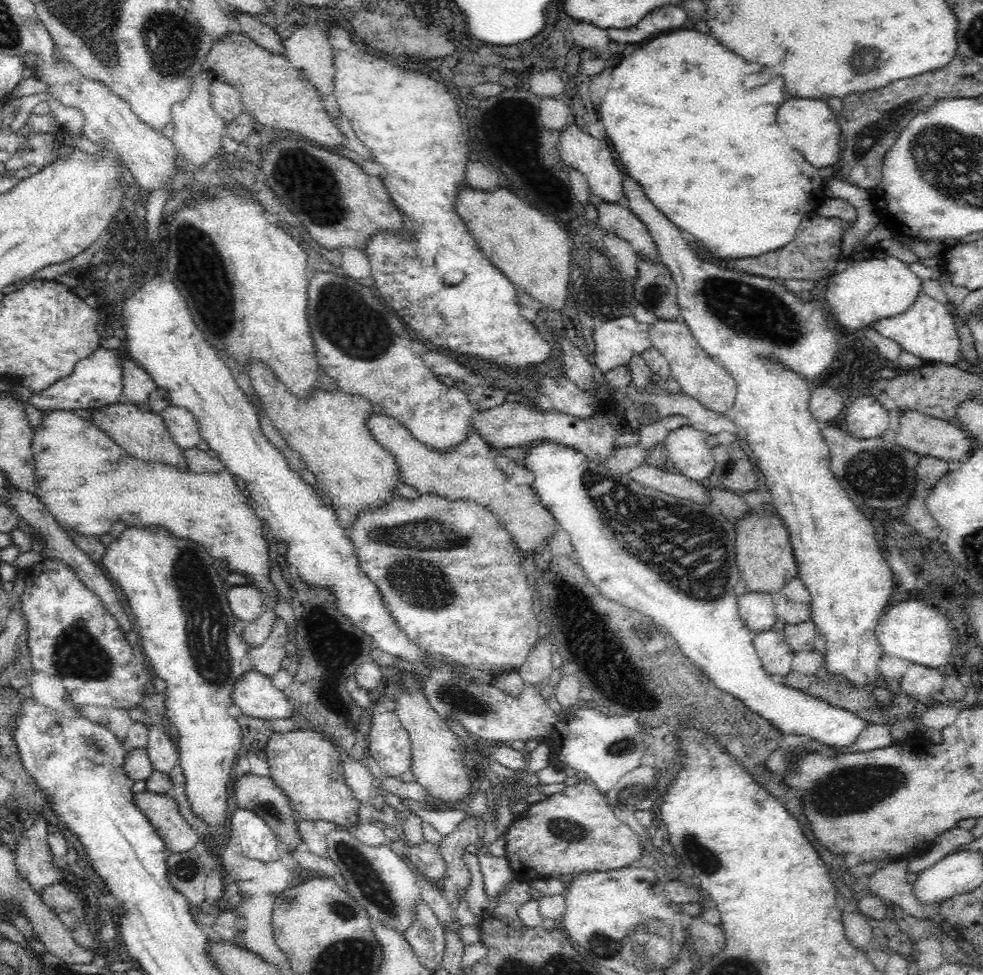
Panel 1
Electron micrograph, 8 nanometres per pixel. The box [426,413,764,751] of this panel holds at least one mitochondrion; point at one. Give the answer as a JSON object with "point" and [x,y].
{"point":[687,546]}

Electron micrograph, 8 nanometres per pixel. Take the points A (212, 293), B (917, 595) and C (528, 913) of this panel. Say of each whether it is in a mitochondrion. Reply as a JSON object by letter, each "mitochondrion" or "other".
{"A":"mitochondrion","B":"other","C":"other"}

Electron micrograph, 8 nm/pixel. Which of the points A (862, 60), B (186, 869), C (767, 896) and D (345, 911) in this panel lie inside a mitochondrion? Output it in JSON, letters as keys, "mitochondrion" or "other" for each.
{"A":"mitochondrion","B":"mitochondrion","C":"other","D":"mitochondrion"}

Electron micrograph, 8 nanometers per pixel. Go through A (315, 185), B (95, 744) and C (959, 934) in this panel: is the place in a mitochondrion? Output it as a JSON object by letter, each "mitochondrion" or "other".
{"A":"mitochondrion","B":"mitochondrion","C":"other"}

